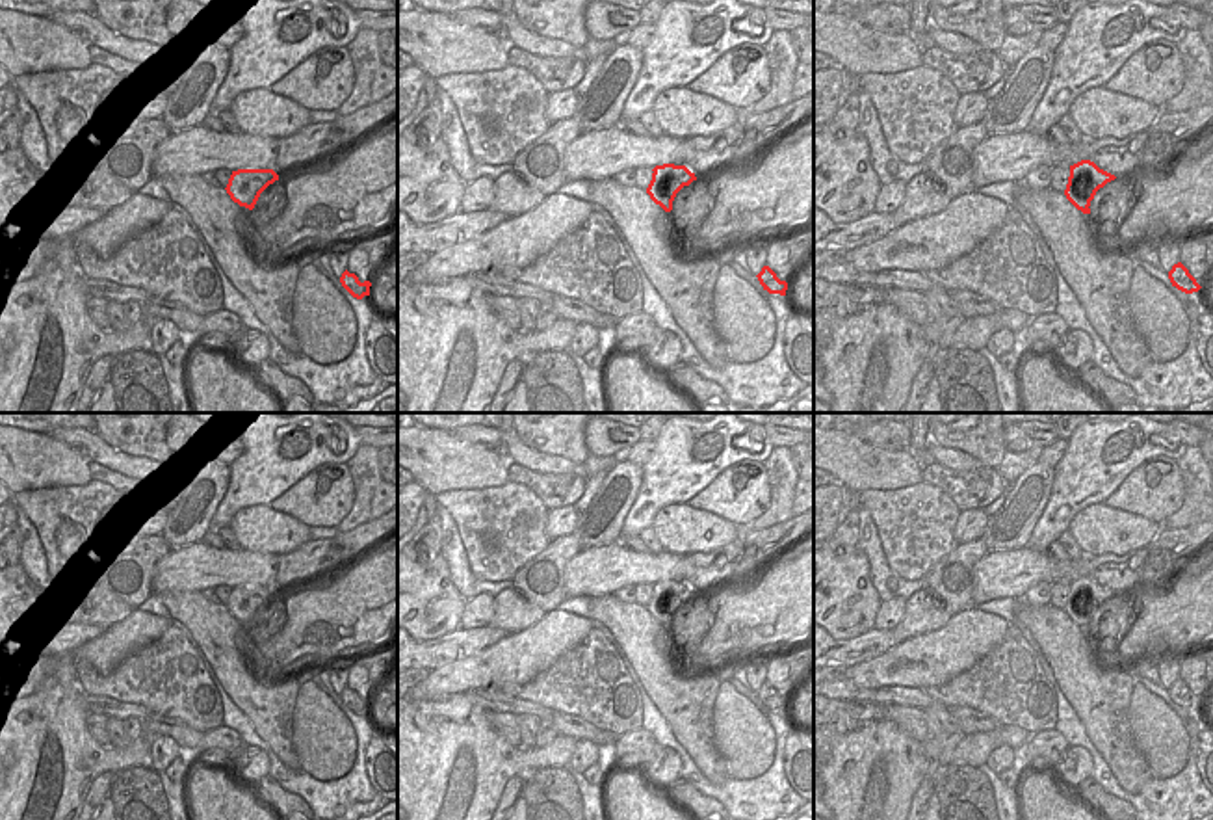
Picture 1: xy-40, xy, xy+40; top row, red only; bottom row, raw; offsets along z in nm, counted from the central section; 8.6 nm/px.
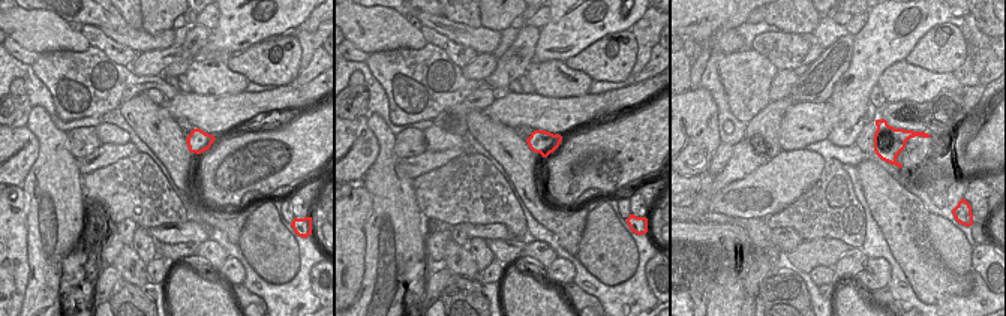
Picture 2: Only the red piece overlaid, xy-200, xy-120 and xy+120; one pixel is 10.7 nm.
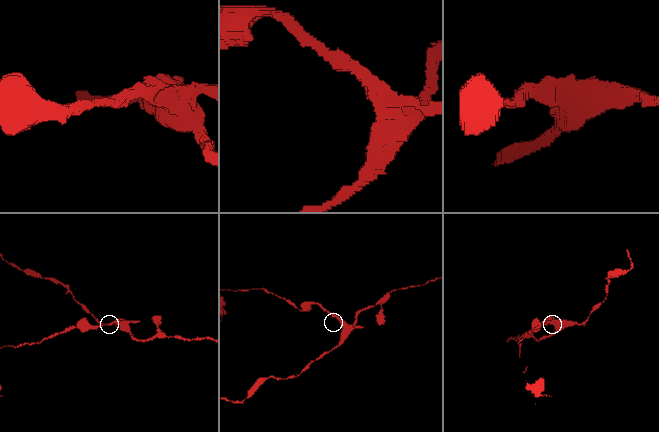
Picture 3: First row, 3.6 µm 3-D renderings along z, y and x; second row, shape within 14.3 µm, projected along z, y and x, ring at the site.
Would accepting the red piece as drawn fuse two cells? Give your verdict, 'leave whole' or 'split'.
split

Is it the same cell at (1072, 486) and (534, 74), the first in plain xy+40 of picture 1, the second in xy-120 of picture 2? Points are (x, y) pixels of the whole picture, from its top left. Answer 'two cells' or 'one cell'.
two cells

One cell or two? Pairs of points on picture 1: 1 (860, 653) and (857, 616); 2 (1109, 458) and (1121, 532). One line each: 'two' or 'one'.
1: two
2: two

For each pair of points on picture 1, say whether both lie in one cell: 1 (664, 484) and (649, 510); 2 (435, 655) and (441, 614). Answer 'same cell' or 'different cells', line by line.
1: same cell
2: different cells

